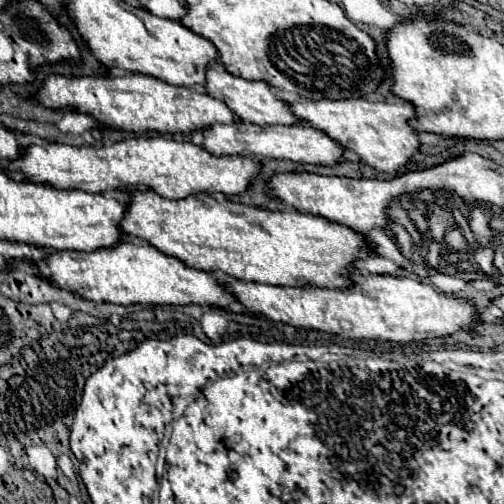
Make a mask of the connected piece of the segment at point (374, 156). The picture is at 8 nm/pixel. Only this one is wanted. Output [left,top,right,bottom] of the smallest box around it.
[287,96,419,174]

